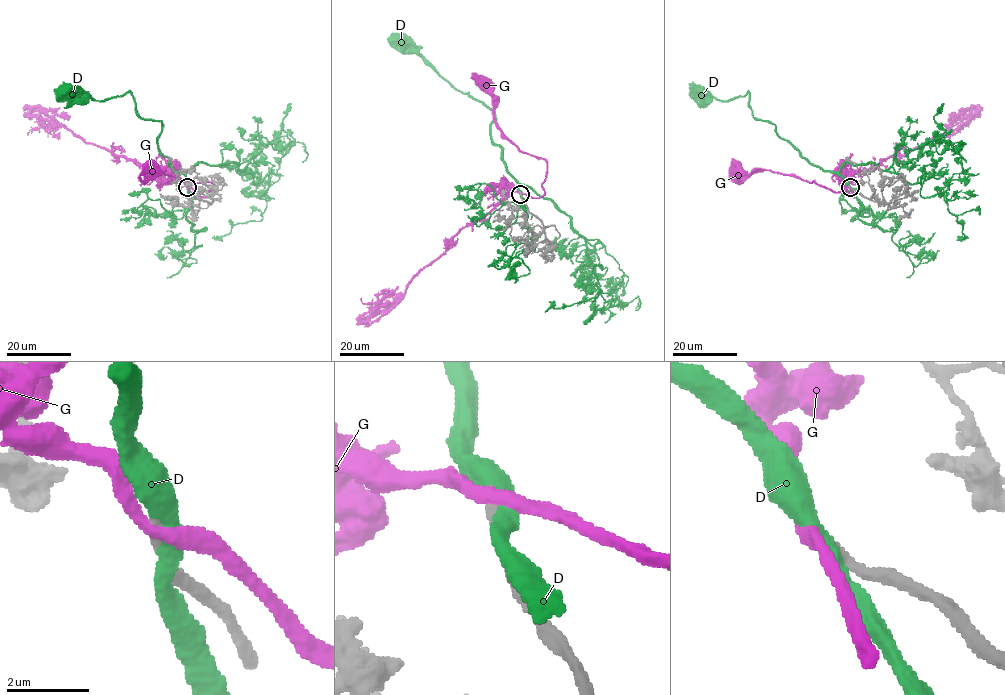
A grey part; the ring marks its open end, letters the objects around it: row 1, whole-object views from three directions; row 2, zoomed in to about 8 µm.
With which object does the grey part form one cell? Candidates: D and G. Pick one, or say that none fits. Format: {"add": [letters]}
{"add": ["D"]}

